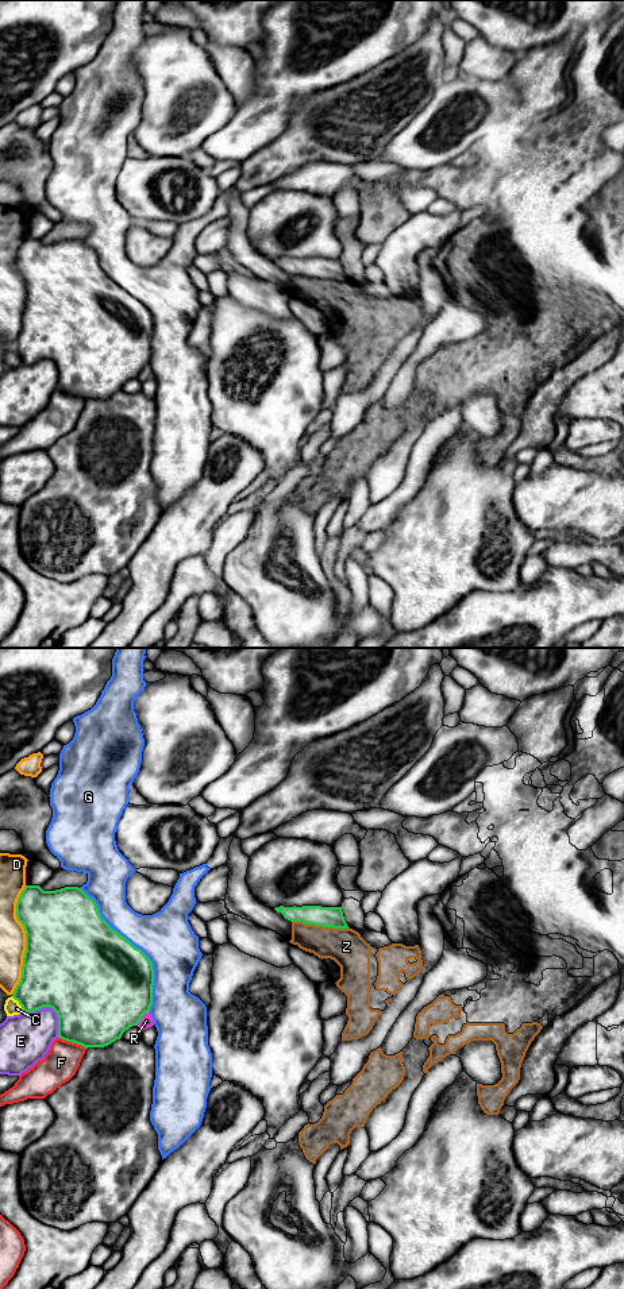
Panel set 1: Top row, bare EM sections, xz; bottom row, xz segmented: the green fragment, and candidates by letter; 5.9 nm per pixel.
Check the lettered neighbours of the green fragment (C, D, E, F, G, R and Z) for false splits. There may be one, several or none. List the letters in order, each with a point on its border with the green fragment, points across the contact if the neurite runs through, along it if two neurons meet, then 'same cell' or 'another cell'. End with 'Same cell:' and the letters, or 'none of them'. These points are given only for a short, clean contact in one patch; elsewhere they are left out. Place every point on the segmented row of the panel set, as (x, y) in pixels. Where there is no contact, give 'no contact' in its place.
C: contact xz (19, 1003); another cell
D: contact xz (26, 940); another cell
E: contact xz (52, 1007); another cell
F: contact xz (72, 1041); another cell
G: contact xz (137, 948); another cell
R: contact xz (141, 1018); another cell
Z: contact xz (320, 925); another cell
Same cell: none of them

